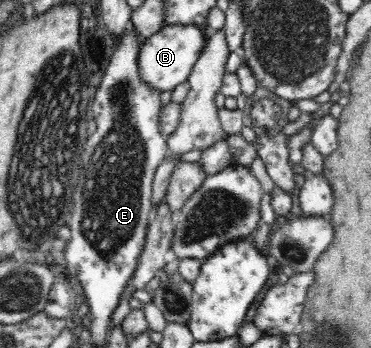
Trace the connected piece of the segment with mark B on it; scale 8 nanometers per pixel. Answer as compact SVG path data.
M164 26L158 33L144 40L139 48L136 64L140 80L160 93L172 91L179 83L189 79L196 60L200 57L205 45L202 30L196 26Z

